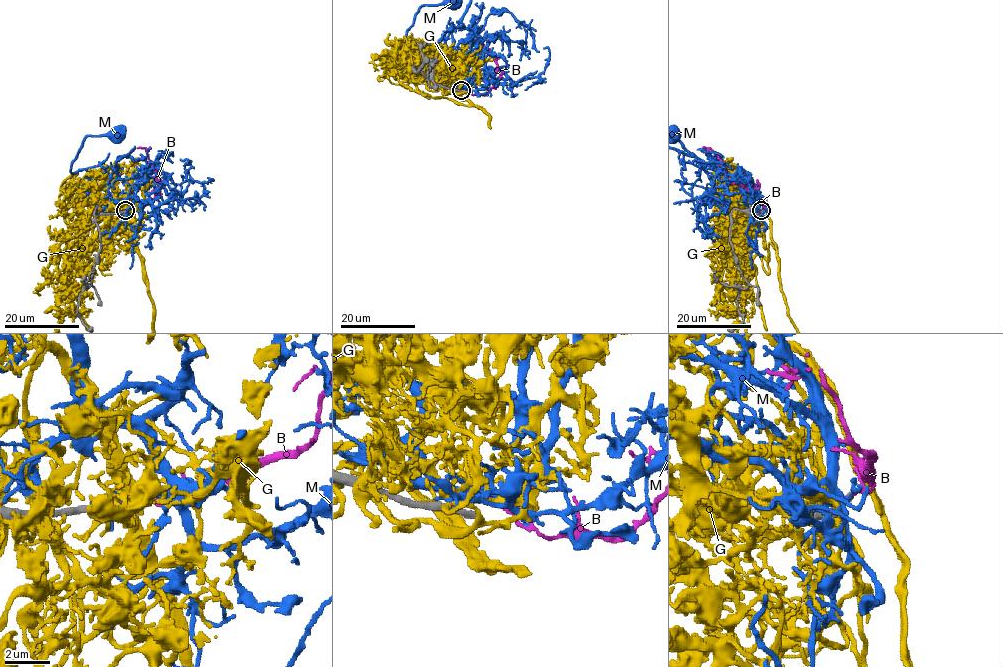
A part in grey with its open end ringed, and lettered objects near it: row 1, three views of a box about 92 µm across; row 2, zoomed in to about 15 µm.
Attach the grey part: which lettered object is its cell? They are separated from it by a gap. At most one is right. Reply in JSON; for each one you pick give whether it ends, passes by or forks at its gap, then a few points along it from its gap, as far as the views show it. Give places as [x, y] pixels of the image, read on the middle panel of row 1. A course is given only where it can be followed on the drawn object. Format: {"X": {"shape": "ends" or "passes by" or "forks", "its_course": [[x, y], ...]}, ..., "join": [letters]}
{"join": []}

